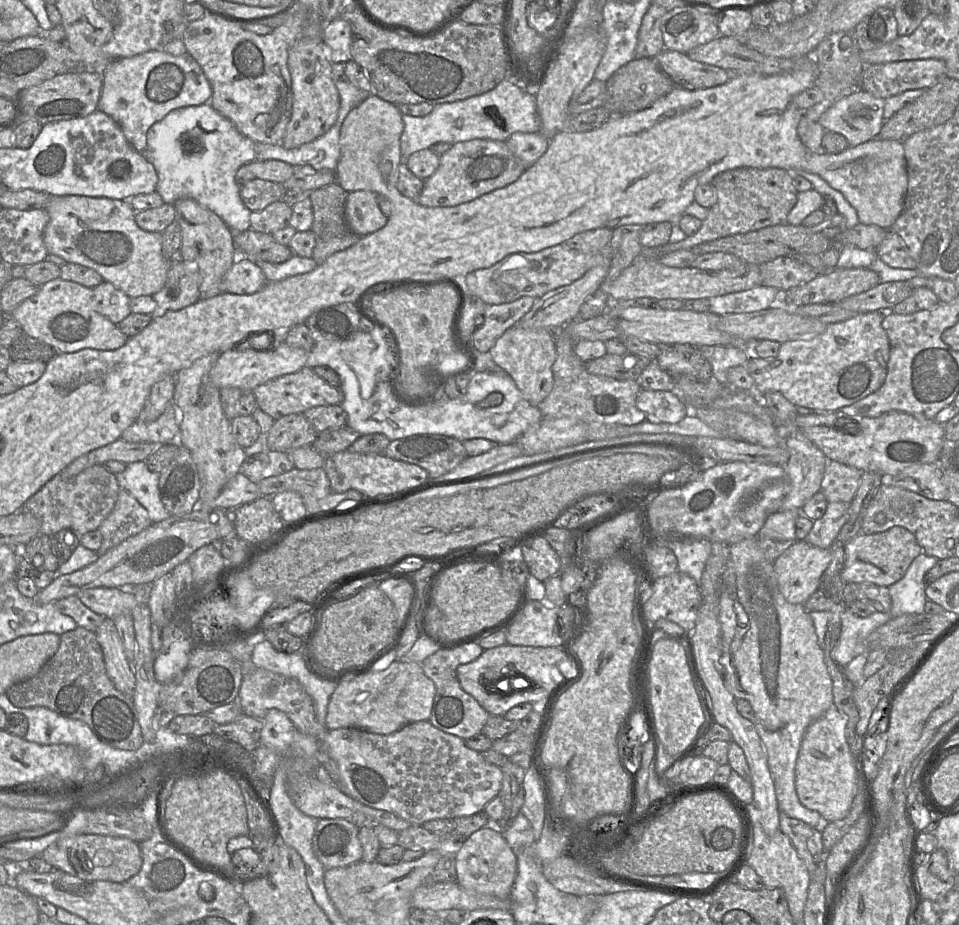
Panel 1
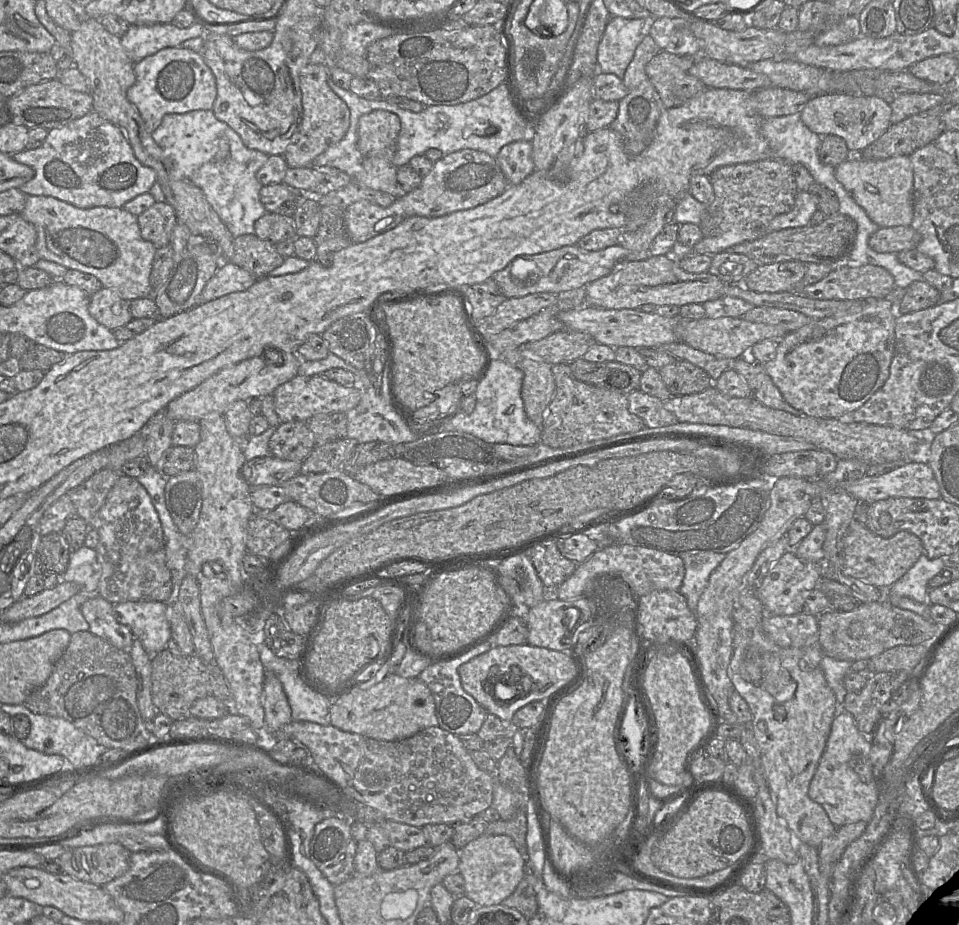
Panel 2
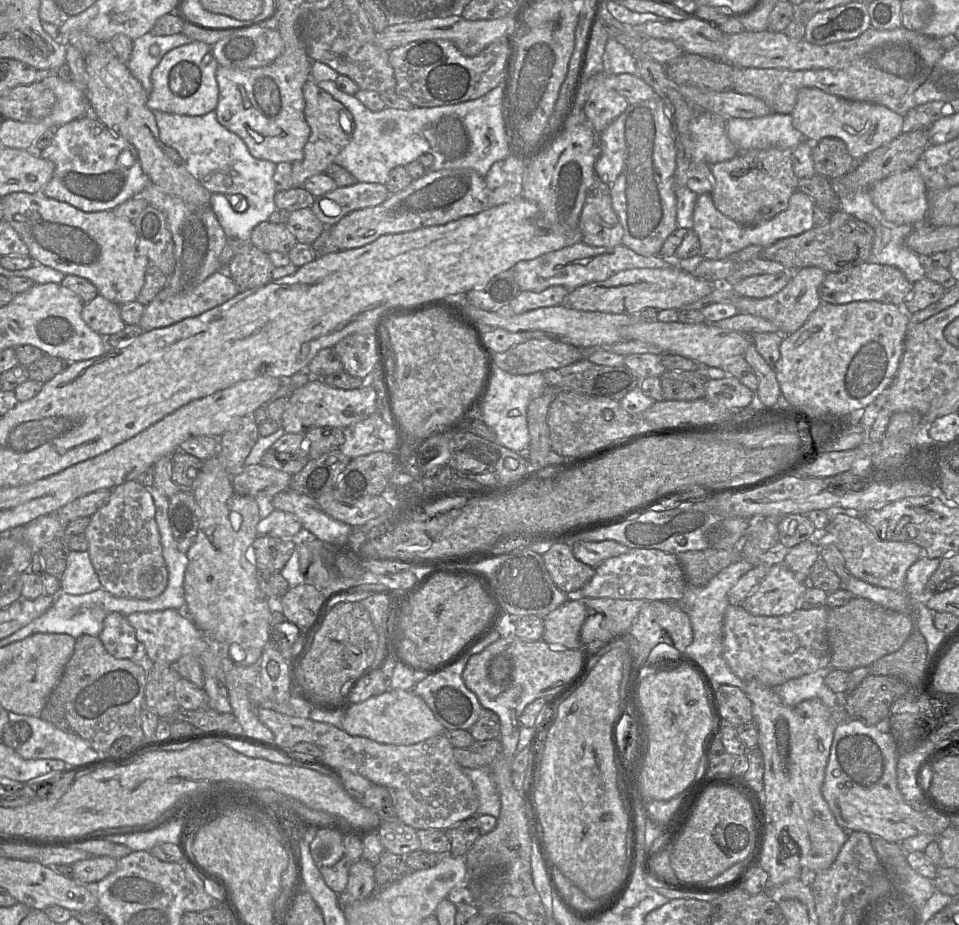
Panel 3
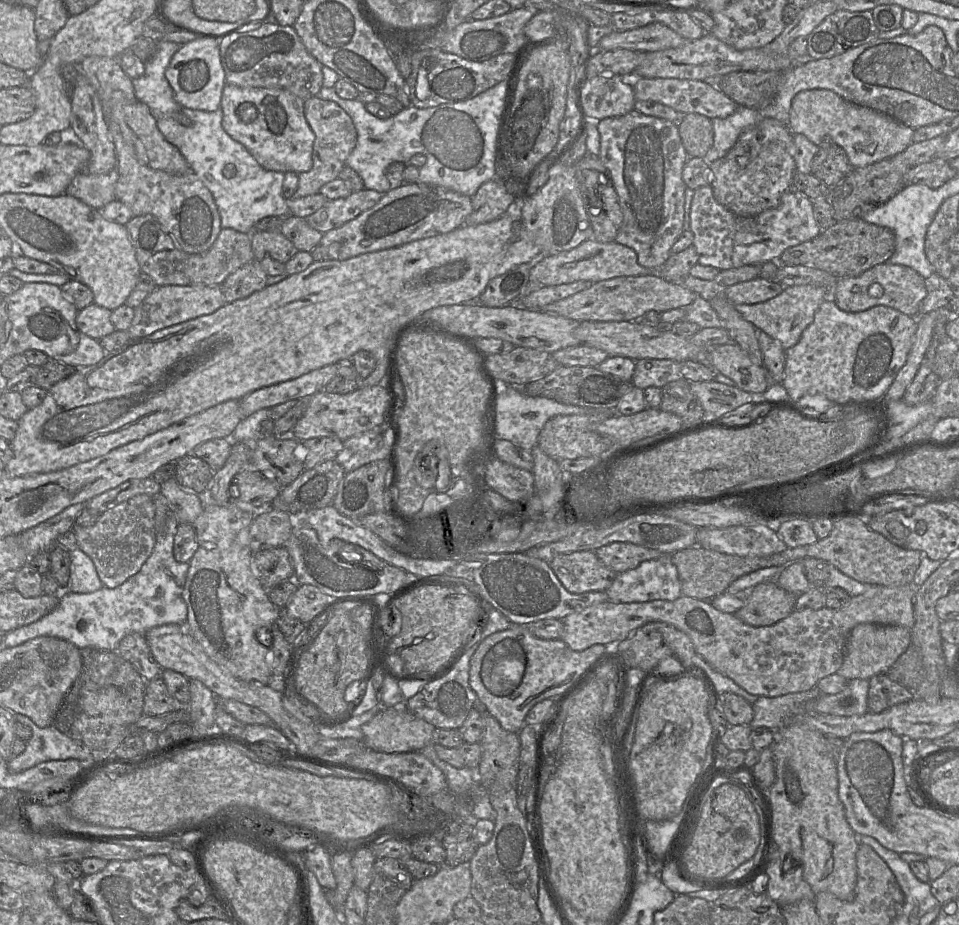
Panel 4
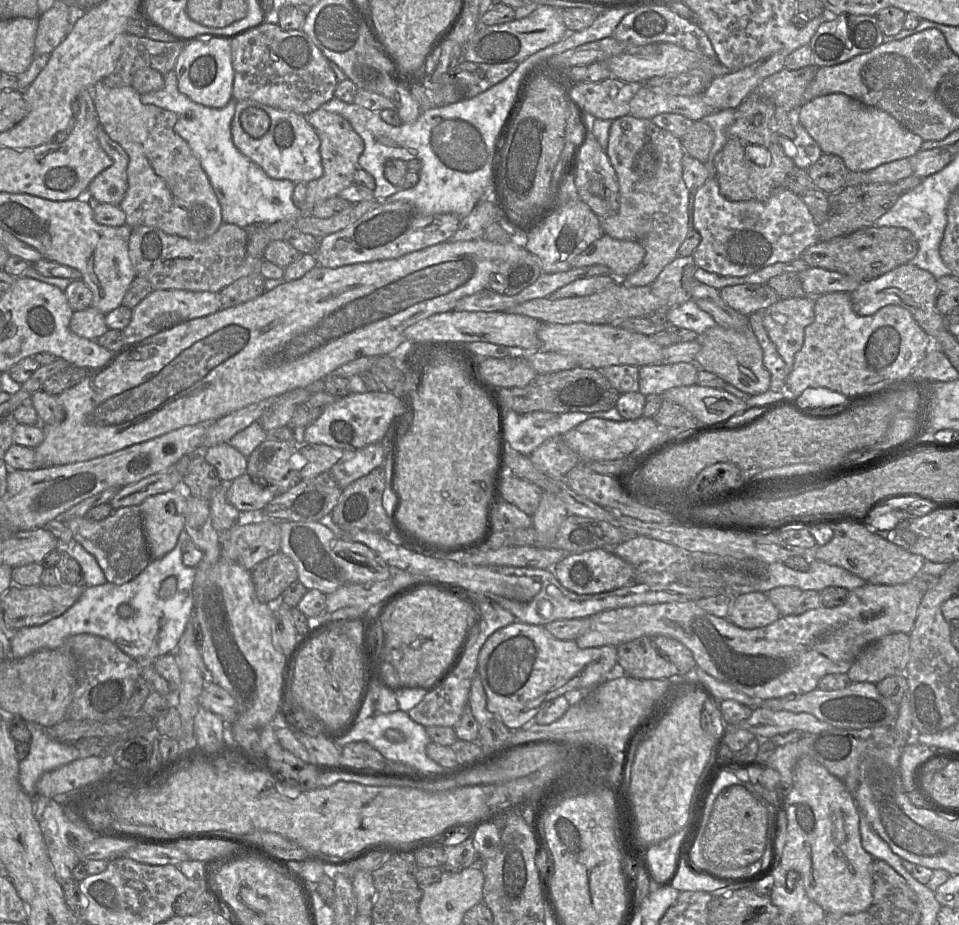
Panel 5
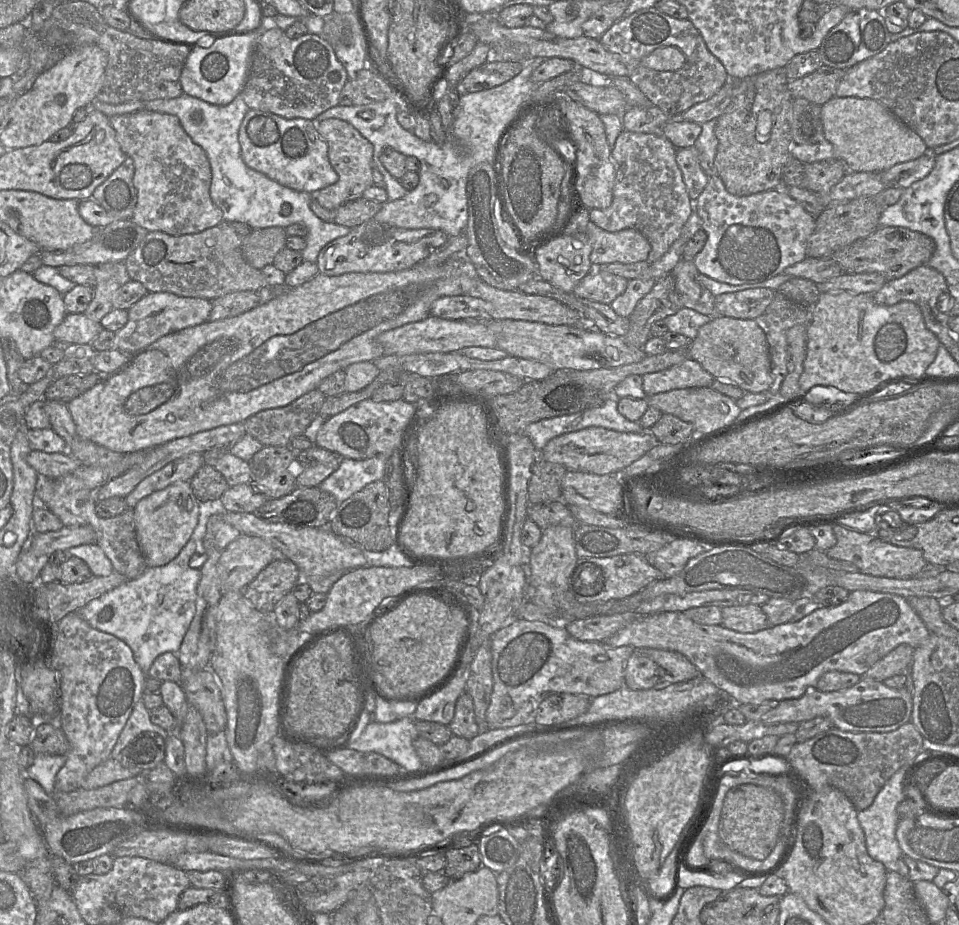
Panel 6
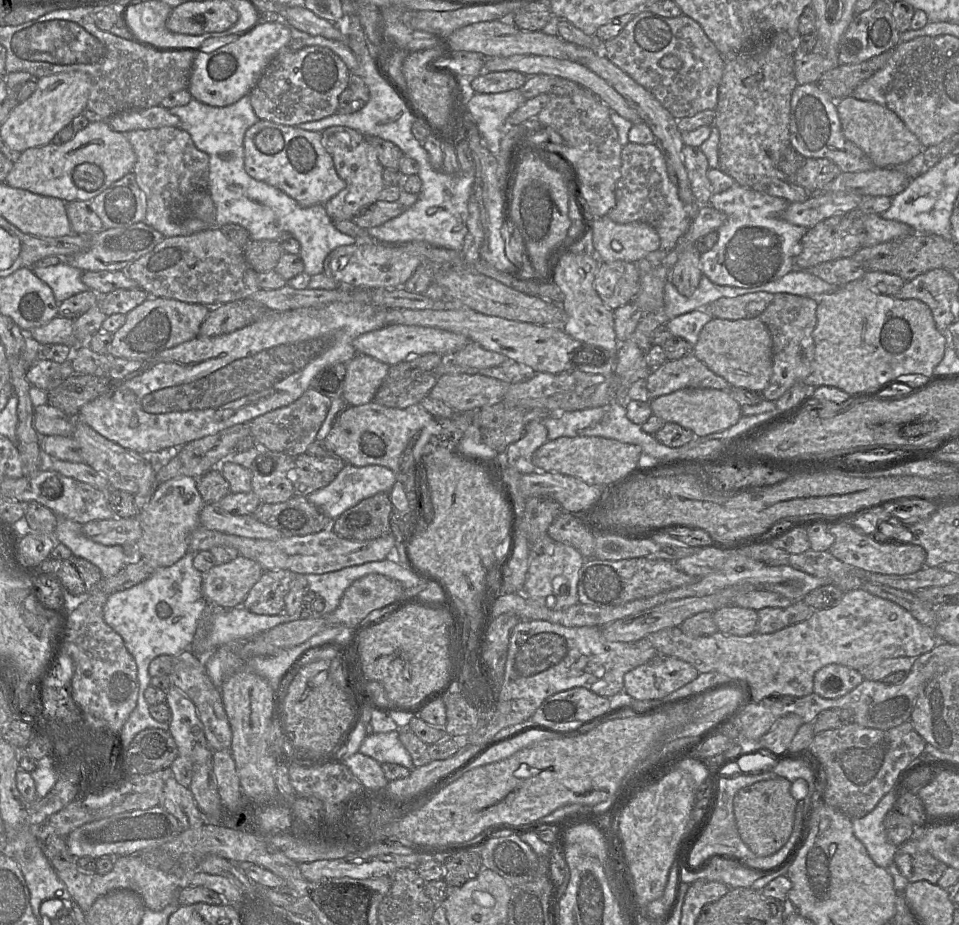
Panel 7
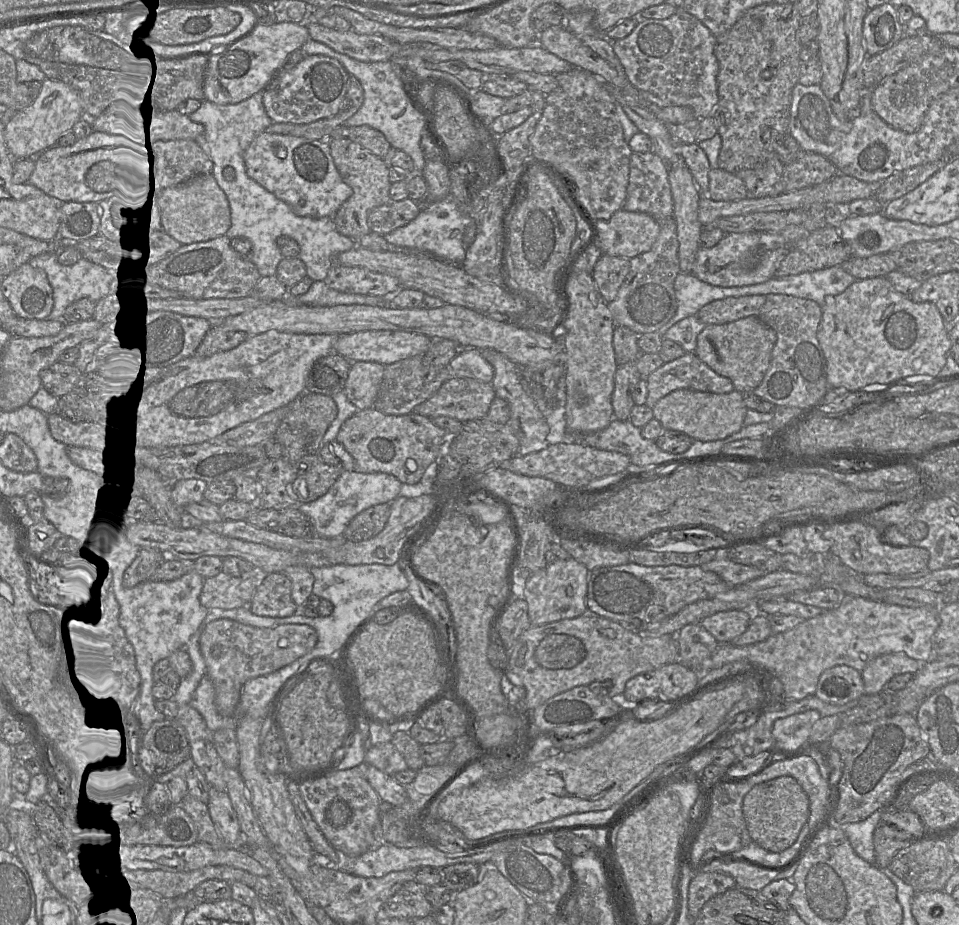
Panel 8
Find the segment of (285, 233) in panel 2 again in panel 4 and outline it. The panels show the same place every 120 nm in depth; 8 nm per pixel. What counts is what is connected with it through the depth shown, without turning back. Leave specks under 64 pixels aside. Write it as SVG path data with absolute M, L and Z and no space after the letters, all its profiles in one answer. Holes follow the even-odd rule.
M253 231L251 247L254 257L258 260L270 257L279 262L288 262L297 252L297 248L280 231Z

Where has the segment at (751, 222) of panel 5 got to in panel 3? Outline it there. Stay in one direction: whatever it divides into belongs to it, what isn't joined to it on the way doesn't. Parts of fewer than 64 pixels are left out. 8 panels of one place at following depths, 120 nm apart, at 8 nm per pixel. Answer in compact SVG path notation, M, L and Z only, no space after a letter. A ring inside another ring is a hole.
M796 190L790 197L788 207L773 218L756 225L741 225L723 215L714 205L711 193L698 195L693 212L693 230L700 241L700 254L705 259L721 260L750 246L762 248L774 242L799 235L813 228L814 201L805 193Z

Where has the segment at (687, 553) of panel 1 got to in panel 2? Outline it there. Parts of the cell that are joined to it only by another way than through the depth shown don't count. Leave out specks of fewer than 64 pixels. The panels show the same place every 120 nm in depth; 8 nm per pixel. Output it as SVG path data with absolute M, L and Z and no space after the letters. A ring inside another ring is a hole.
M712 551L680 554L685 574L679 591L685 597L688 607L695 613L695 616L699 598L708 584L709 577L725 556L726 554Z

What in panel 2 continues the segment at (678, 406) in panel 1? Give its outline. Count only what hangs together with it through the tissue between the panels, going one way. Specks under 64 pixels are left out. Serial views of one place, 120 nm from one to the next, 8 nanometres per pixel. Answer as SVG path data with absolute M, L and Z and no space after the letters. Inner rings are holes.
M640 389L628 394L627 398L629 411L643 419L645 427L663 427L678 422L676 417L665 409L662 400L648 395Z

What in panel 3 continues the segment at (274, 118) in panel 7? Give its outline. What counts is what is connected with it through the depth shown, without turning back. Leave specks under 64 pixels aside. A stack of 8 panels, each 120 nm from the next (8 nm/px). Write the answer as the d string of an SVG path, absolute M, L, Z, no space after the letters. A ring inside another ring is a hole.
M251 26L236 29L211 47L220 66L247 70L273 63L282 54L284 42L277 29Z

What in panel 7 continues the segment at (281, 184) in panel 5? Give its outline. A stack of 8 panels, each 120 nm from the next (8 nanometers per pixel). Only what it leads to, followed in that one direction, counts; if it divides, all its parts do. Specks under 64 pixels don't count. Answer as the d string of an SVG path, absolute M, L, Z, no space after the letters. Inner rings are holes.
M249 94L225 107L212 107L192 98L188 104L168 110L179 118L179 128L190 135L197 149L209 156L208 192L216 208L215 227L238 224L248 231L250 240L278 240L282 232L291 233L300 244L299 255L304 263L304 272L311 277L323 273L324 260L333 250L356 243L355 238L336 229L323 205L302 207L283 191L247 174L244 169L244 136L246 131L259 121L252 109Z

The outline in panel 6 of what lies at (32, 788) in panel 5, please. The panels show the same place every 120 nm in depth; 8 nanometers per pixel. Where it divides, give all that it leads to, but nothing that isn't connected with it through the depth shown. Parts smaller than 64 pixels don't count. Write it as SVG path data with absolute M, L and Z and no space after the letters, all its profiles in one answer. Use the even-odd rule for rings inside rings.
M37 753L33 764L24 770L24 780L30 778L36 781L49 796L55 798L56 776L65 762L65 755Z

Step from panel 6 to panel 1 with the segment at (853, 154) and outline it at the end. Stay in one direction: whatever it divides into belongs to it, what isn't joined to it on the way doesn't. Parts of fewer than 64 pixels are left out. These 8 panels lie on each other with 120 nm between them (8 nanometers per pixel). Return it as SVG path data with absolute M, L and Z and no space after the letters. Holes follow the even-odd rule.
M863 90L843 97L824 112L818 123L826 131L843 135L850 147L879 136L884 124L885 99Z

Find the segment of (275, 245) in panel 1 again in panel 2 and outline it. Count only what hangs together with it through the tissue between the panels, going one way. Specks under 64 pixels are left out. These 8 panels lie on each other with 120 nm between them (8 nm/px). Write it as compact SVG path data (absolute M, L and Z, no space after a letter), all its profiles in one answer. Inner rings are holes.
M245 234L235 238L234 252L227 262L245 269L259 280L268 276L284 261L285 258L277 252L275 244L255 234Z

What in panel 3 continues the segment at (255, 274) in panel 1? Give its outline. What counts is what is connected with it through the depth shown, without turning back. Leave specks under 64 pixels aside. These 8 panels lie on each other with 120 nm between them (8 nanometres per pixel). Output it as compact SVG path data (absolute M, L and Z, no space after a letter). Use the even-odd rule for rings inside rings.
M221 269L210 275L202 283L184 294L175 294L166 286L145 306L139 322L144 331L166 327L188 317L197 316L212 309L240 292L234 280Z

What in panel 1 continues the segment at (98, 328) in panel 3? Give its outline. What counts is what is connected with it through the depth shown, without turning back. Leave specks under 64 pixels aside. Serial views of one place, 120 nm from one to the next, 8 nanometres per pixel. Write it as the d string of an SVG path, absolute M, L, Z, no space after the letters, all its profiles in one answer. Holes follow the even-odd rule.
M103 281L93 288L92 307L112 323L118 325L131 313L130 299L112 283Z

